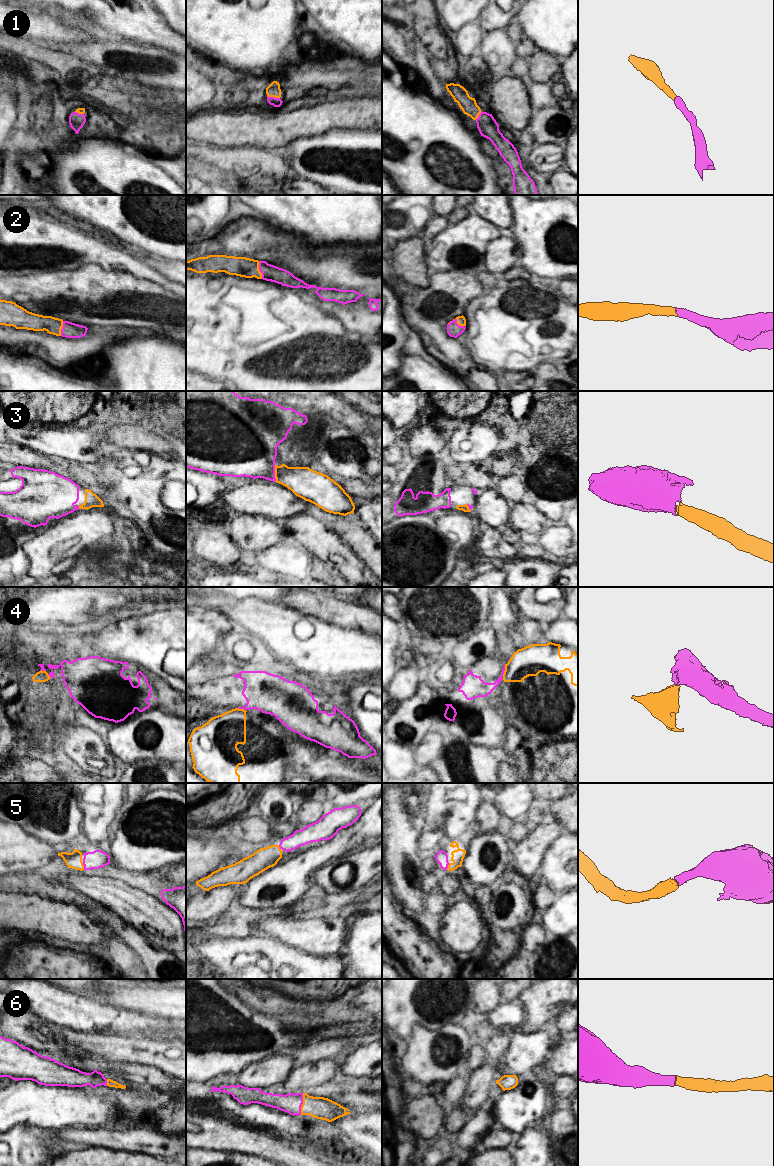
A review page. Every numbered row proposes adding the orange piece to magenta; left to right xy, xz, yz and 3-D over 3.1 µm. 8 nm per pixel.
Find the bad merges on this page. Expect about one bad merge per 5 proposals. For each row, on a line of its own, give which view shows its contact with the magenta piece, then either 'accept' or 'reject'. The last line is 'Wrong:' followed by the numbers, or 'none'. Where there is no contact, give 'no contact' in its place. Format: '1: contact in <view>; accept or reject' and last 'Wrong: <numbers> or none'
1: contact in xz; accept
2: contact in xz; accept
3: contact in xz; accept
4: contact in yz; reject
5: contact in xy; accept
6: contact in xz; accept
Wrong: 4

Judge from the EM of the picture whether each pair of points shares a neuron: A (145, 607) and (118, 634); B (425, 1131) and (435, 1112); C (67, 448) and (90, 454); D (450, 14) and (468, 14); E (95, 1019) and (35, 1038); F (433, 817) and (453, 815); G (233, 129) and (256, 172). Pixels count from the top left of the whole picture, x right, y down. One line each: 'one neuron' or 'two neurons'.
A: two neurons
B: one neuron
C: one neuron
D: one neuron
E: two neurons
F: one neuron
G: two neurons

